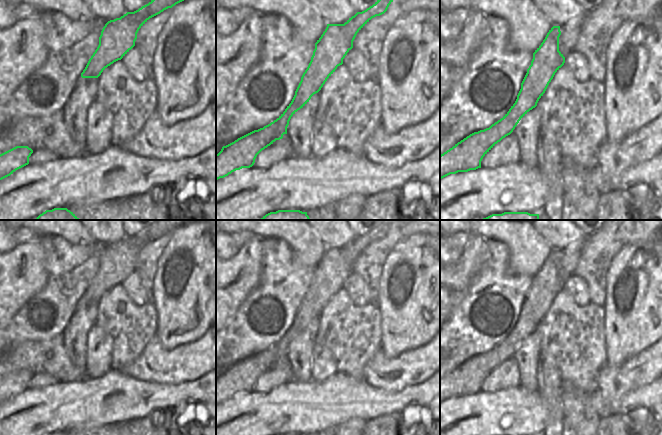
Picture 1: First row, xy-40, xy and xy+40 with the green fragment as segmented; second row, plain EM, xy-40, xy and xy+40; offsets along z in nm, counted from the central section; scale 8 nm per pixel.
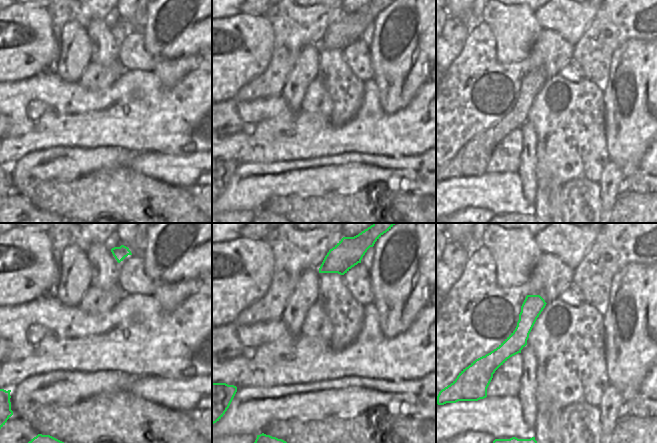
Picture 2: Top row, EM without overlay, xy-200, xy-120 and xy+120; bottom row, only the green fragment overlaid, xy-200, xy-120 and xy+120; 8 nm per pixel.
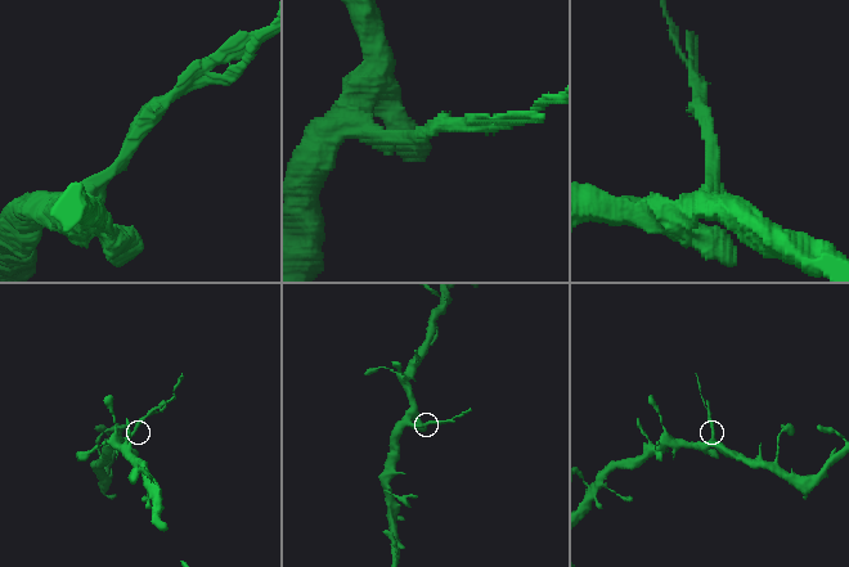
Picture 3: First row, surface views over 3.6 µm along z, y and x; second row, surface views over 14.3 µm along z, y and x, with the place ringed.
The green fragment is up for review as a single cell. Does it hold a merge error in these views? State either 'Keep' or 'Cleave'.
Cleave.

